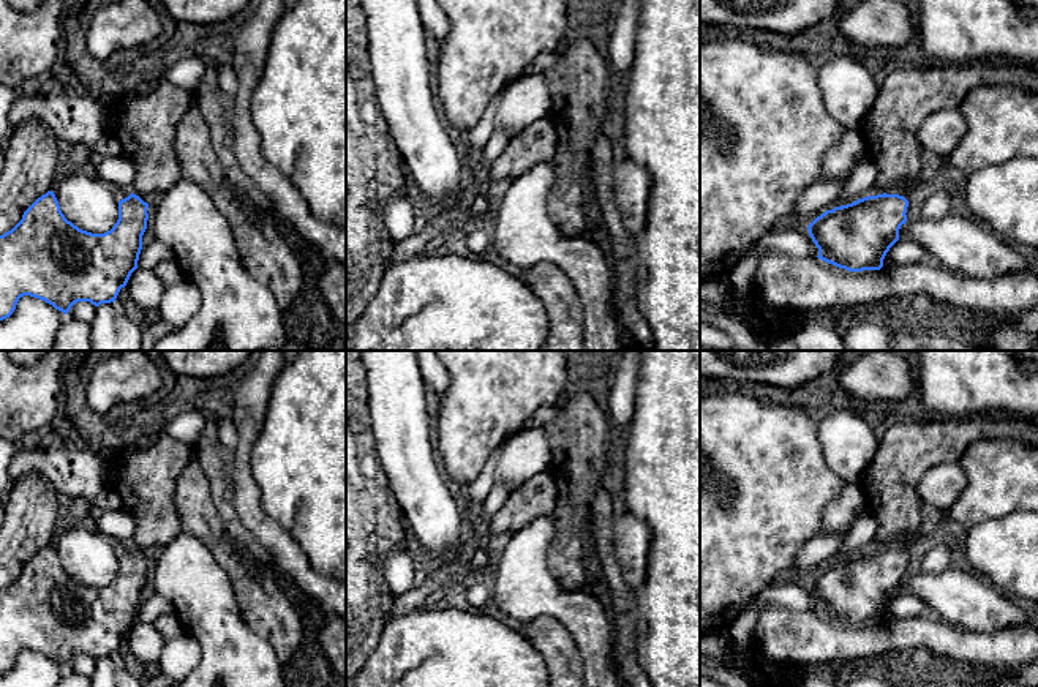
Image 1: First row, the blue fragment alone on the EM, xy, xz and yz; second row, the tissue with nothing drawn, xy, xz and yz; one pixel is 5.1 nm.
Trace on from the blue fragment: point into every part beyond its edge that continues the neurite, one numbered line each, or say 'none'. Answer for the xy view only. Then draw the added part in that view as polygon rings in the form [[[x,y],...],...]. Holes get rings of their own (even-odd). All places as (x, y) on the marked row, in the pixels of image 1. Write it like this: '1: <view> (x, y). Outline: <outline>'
1: xy (146, 123). Outline: [[[163,79],[149,92],[118,96],[111,111],[109,134],[125,147],[125,156],[136,166],[133,194],[158,197],[183,178],[175,152],[175,133],[179,122],[193,104],[194,95]]]

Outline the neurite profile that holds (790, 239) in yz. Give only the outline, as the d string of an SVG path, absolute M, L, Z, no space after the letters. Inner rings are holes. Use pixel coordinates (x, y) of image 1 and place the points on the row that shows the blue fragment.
M787 223L777 224L765 235L757 238L743 254L739 262L728 275L727 300L733 306L736 302L746 300L750 291L757 287L755 272L763 253L771 251L790 257L817 257L818 248L812 242L807 227Z

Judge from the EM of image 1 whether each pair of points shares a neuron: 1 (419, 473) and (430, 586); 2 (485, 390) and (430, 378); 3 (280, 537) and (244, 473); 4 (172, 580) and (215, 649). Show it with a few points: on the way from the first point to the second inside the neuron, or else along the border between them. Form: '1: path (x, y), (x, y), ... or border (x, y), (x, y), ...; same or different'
1: border (463, 539), (460, 551), (452, 559), (438, 564); different
2: border (444, 367), (449, 376), (449, 387), (440, 397); different
3: path (263, 523), (248, 509), (245, 490); same
4: path (190, 597), (215, 623), (215, 632); same

